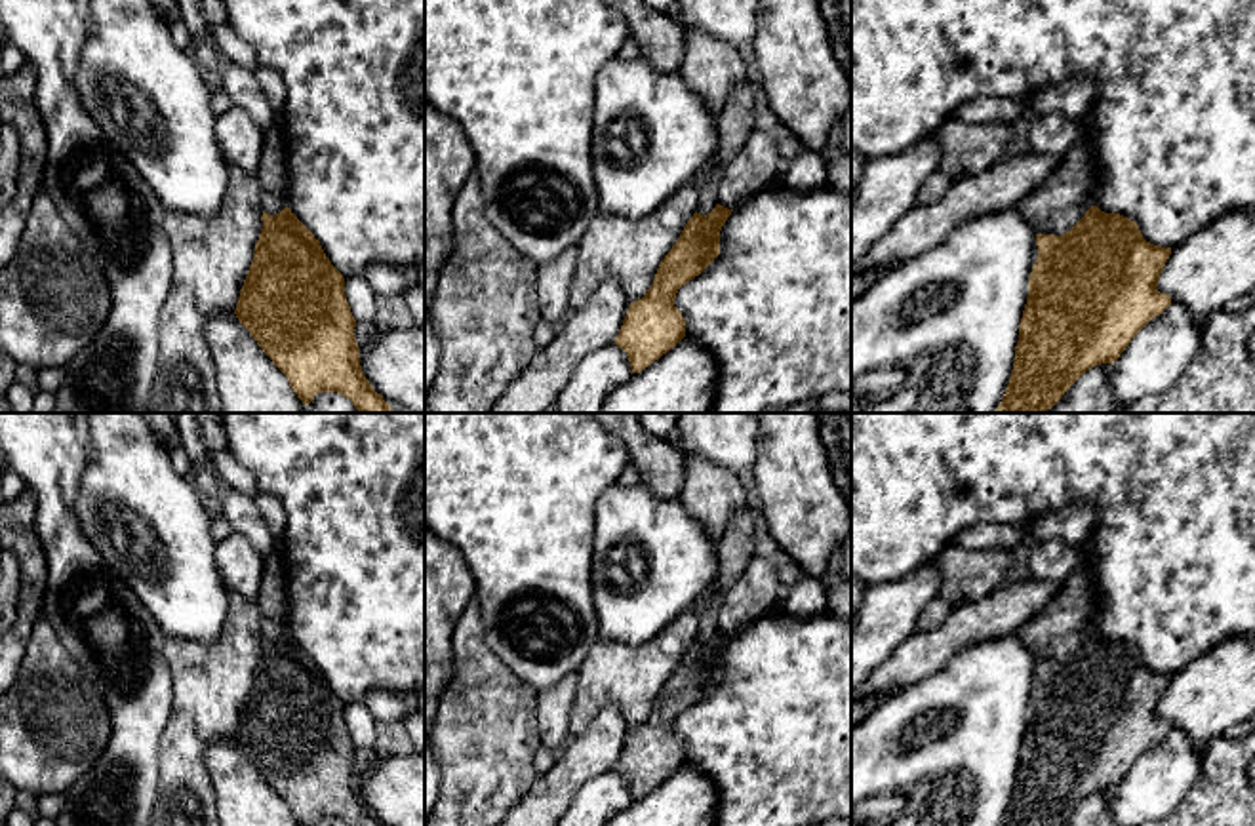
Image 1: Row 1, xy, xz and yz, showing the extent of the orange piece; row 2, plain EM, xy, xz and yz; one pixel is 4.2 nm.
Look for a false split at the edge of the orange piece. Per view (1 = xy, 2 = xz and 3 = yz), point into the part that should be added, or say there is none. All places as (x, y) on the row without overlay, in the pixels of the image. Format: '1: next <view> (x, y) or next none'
1: next none
2: next none
3: next none

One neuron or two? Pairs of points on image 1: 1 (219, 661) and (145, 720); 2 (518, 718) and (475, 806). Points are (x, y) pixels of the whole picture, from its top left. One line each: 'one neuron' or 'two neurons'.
1: two neurons
2: one neuron

